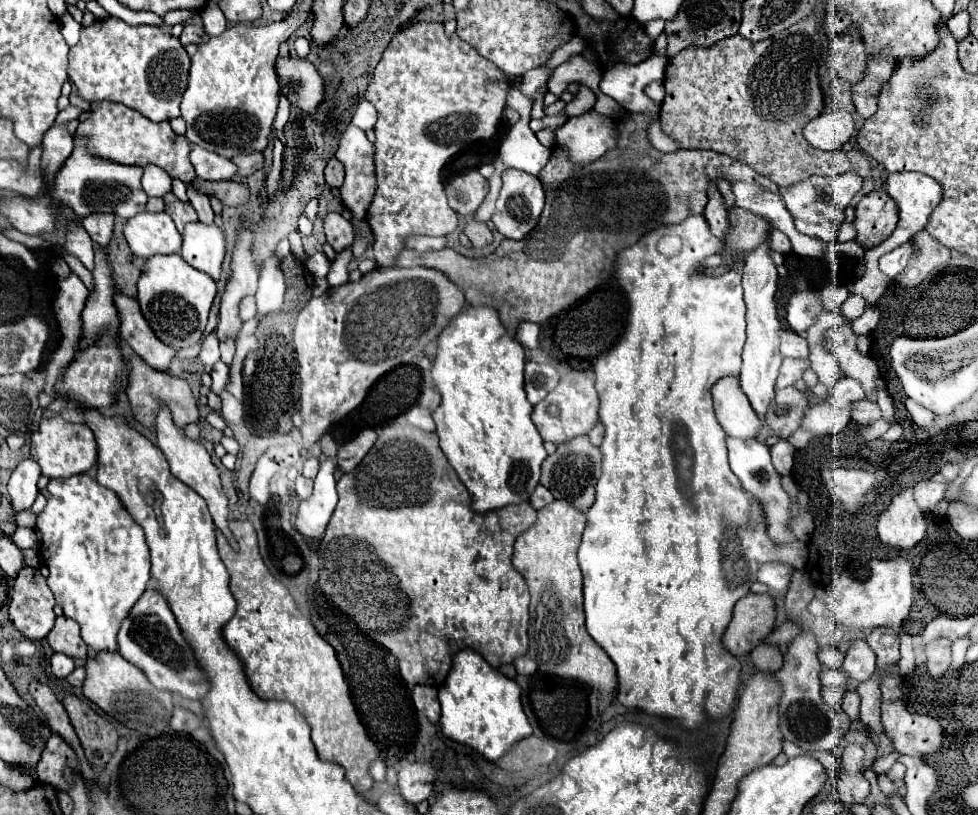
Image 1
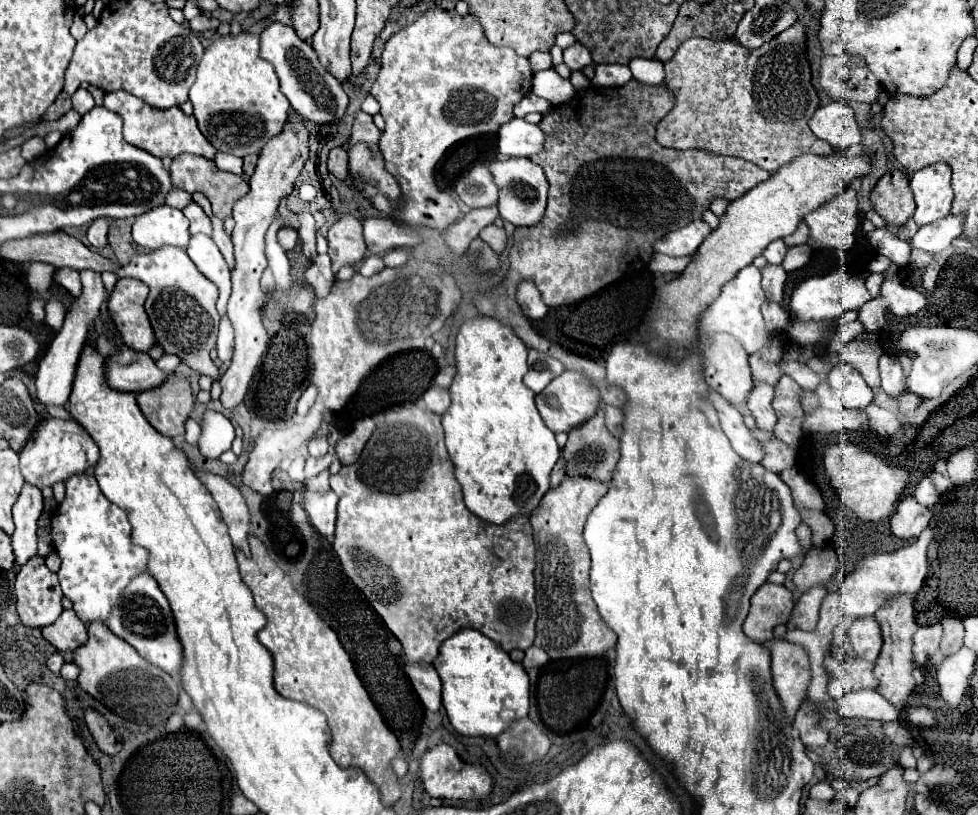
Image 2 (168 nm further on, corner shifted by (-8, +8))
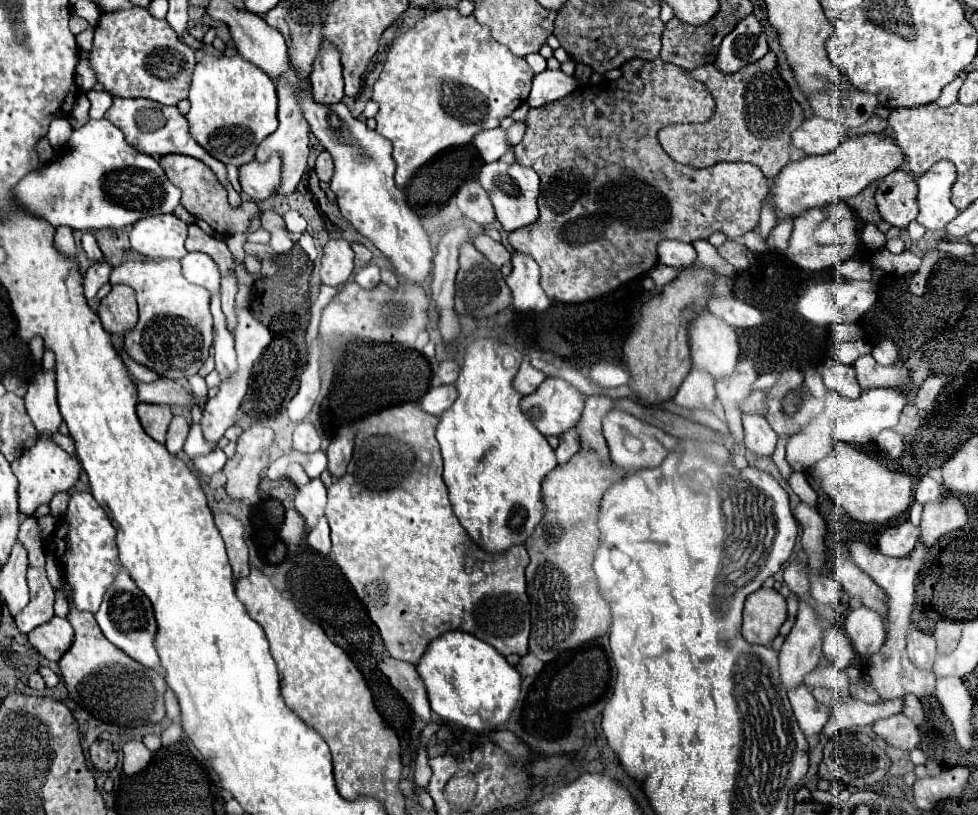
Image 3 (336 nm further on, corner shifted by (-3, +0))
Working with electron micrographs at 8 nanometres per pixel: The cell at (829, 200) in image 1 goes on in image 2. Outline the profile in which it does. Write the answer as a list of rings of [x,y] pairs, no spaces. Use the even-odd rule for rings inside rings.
[[[847,187],[839,197],[821,205],[805,217],[805,223],[811,229],[811,245],[819,249],[837,251],[840,255],[855,245],[861,223],[855,195],[855,189]]]

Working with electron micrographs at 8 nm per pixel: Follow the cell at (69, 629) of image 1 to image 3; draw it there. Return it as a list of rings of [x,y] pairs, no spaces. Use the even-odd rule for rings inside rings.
[[[54,617],[46,625],[30,631],[28,641],[48,661],[60,661],[60,657],[70,649],[74,641],[74,631],[68,619]]]

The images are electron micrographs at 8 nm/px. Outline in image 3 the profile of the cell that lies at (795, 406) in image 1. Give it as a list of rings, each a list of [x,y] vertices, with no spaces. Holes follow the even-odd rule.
[[[754,391],[748,401],[742,403],[742,413],[758,413],[758,415],[766,415],[766,393],[764,391]]]

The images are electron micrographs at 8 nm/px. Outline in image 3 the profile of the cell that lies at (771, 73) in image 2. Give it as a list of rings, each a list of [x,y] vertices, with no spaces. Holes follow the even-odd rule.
[[[768,51],[760,61],[746,65],[738,73],[722,73],[716,65],[702,65],[686,71],[688,77],[704,83],[714,97],[716,111],[704,123],[676,123],[658,131],[662,149],[678,163],[690,167],[712,167],[722,161],[744,161],[756,165],[768,179],[780,173],[790,161],[804,159],[802,149],[790,145],[790,133],[804,121],[800,103],[790,95],[780,77],[776,53]]]

